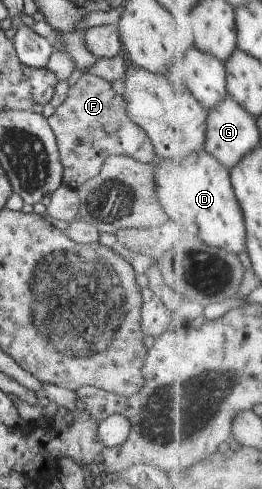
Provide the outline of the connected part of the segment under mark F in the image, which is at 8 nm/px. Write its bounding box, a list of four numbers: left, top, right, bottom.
[46,74,155,189]

